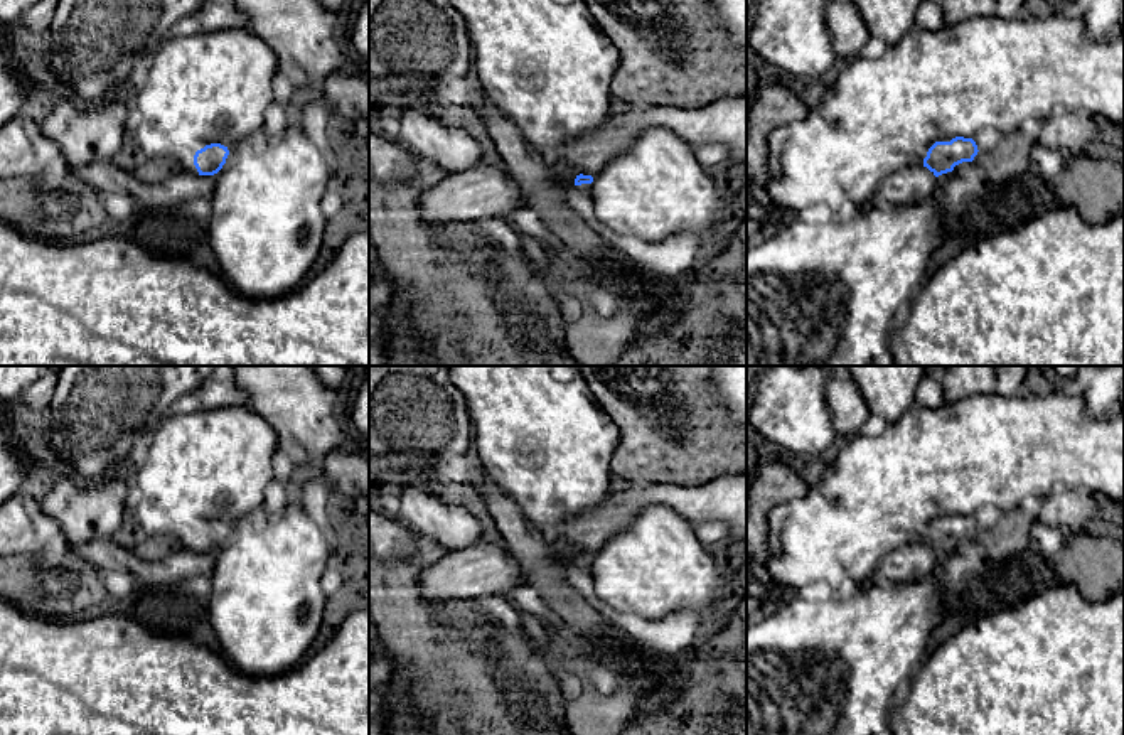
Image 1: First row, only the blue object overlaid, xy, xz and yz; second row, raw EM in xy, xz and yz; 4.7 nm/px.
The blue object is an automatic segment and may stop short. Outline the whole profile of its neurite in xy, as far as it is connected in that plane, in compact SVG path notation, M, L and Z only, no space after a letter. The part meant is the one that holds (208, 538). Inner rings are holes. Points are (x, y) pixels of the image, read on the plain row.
M248 406L206 408L162 418L145 462L133 470L133 512L148 536L177 538L194 553L217 551L234 521L256 514L266 486L281 474L275 430Z

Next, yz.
M1046 391L1025 398L1014 394L974 394L939 408L910 406L876 437L856 433L841 440L841 448L822 477L804 497L775 506L768 514L772 556L768 577L784 597L794 593L849 593L873 578L880 561L893 550L923 543L935 555L972 539L977 523L972 514L994 506L1001 512L1038 504L1055 491L1087 491L1124 504L1124 415L1092 418L1080 391Z

